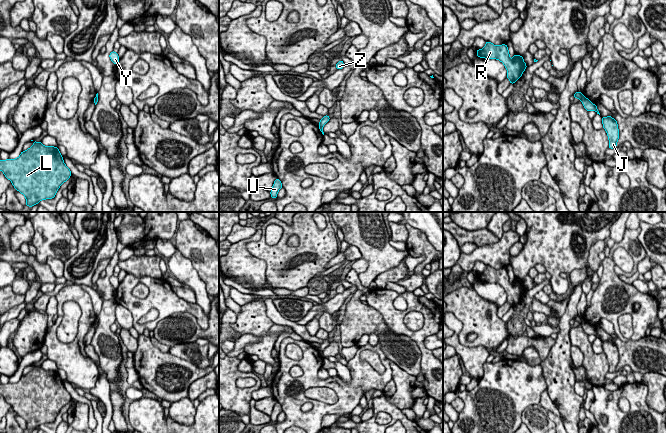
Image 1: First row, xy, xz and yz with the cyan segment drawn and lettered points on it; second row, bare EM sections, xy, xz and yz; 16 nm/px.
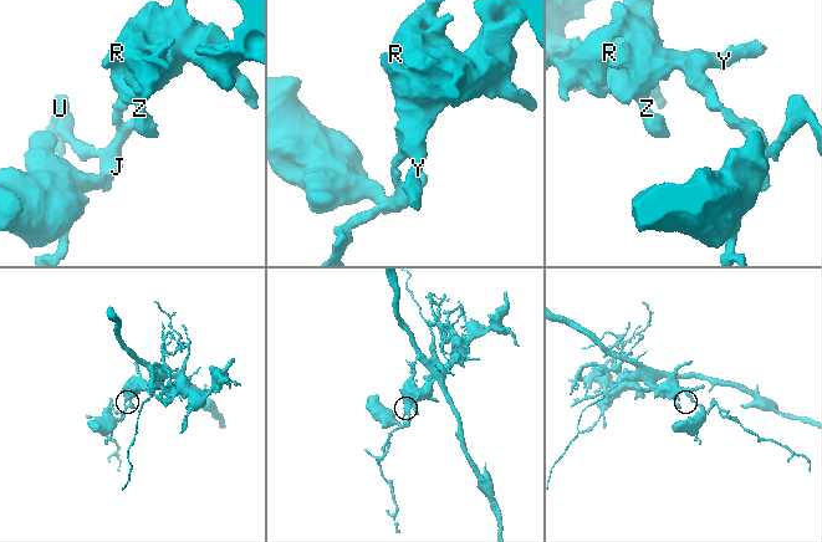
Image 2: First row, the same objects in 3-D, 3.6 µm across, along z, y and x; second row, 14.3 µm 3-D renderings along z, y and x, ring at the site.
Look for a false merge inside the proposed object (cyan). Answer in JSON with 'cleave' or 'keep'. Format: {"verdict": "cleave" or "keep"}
{"verdict": "cleave"}

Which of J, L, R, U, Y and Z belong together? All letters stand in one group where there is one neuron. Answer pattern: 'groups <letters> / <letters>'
groups J L U / R Y Z

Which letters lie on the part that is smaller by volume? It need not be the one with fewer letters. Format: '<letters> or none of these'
J, L, U

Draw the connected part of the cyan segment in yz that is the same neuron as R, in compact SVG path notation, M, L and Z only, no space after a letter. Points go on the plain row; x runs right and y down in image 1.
M487 265L486 269L476 274L477 281L486 283L497 283L501 285L507 293L507 302L510 304L510 308L514 308L523 298L527 289L523 284L523 280L515 279L511 283L506 268L496 270Z

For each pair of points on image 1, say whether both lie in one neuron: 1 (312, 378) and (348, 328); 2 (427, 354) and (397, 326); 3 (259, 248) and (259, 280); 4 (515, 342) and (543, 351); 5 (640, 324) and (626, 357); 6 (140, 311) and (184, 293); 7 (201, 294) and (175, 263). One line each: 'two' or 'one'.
1: two
2: one
3: two
4: one
5: two
6: two
7: one

